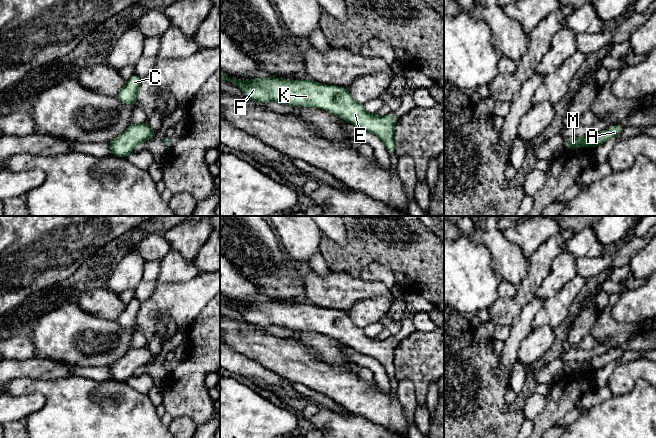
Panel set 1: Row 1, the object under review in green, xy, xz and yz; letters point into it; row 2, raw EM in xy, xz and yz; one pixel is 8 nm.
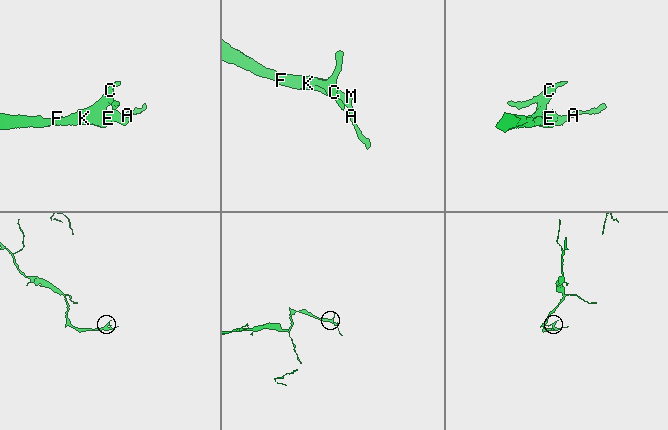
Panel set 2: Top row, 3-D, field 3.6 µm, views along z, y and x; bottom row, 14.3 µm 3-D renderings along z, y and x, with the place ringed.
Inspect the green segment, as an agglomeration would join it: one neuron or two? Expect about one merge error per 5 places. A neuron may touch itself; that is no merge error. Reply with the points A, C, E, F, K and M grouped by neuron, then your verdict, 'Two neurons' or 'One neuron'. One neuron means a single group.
Groups: A C E F K M. One neuron

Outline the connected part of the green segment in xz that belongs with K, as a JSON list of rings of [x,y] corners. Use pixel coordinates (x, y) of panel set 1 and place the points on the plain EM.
[[[220,294],[220,306],[234,307],[252,325],[275,325],[292,331],[310,331],[333,337],[362,355],[378,360],[390,380],[396,379],[394,355],[398,347],[392,336],[386,340],[368,337],[364,328],[354,324],[346,312],[309,304],[260,301],[243,305],[227,300]]]

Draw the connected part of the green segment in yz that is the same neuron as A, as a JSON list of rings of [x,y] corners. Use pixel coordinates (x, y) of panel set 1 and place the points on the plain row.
[[[616,348],[603,356],[594,356],[584,361],[567,361],[566,373],[579,373],[584,370],[595,372],[603,368],[609,362],[618,360],[624,353],[625,351],[621,350],[620,348]]]

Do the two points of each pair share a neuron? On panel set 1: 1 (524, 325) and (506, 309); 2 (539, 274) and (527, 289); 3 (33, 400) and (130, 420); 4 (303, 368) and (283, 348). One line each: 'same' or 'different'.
1: different
2: same
3: different
4: same

